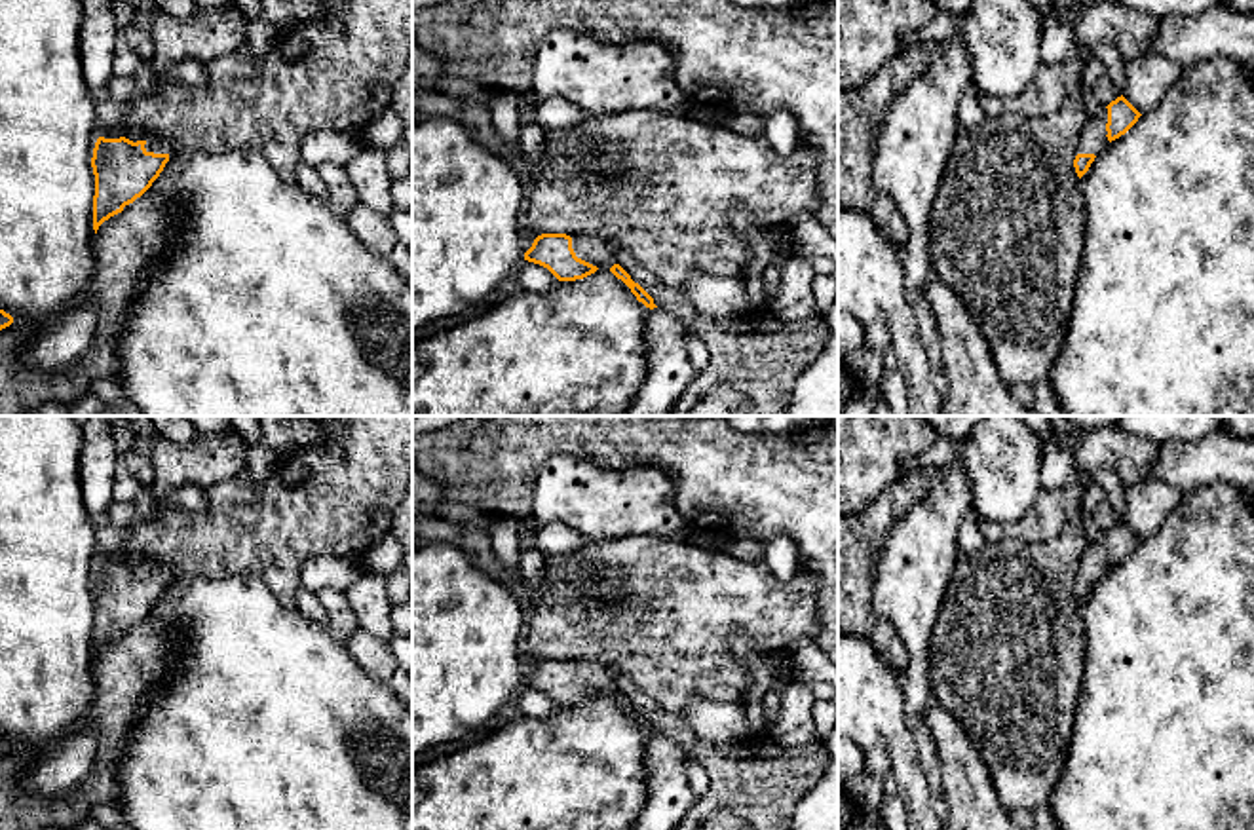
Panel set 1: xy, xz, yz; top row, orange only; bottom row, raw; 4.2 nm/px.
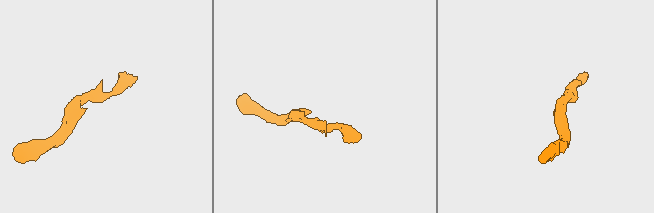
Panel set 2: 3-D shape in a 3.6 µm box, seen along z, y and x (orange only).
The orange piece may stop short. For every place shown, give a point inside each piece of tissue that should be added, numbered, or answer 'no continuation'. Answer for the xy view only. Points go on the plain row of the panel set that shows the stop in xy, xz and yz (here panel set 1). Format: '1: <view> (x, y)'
1: xy (154, 570)

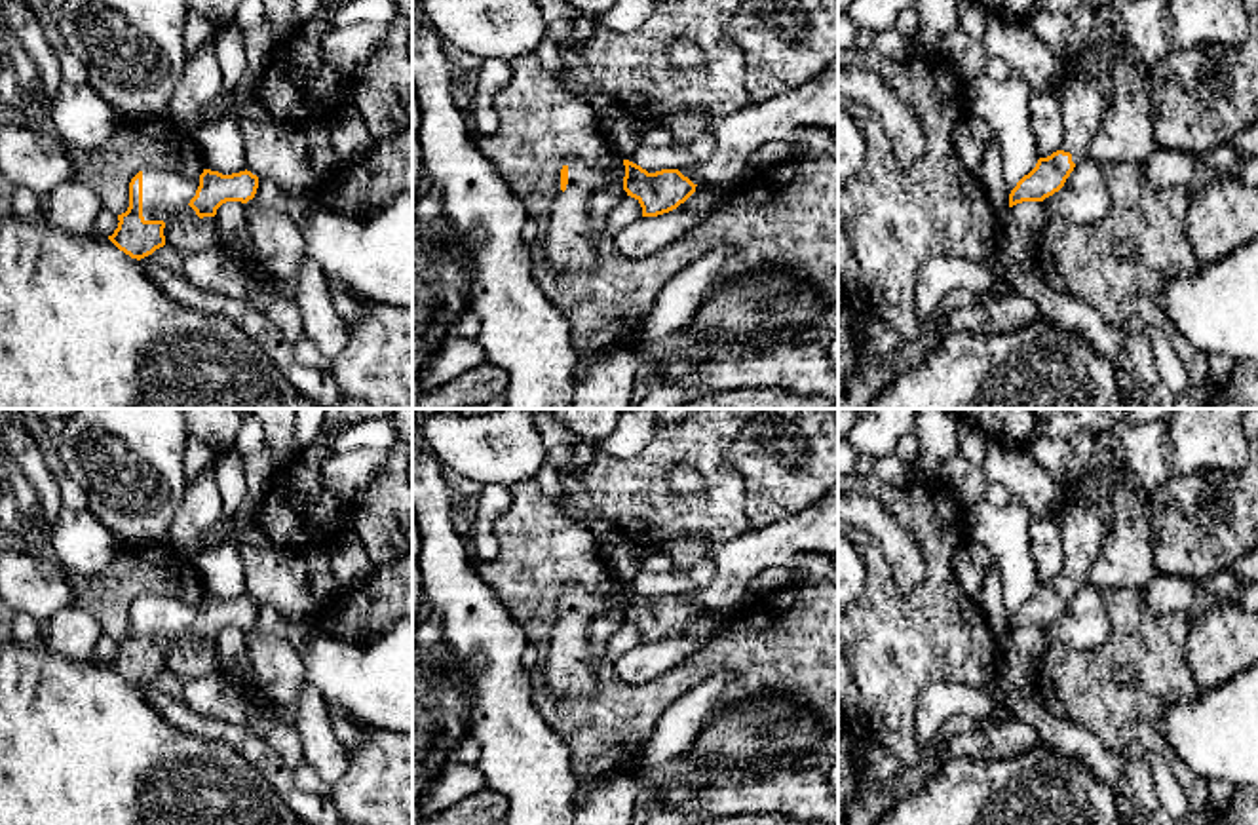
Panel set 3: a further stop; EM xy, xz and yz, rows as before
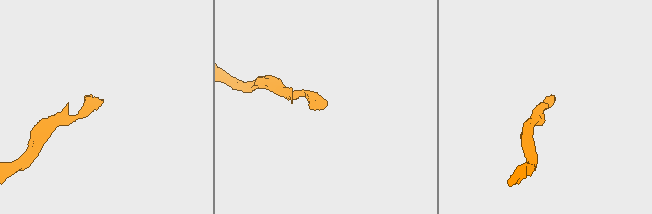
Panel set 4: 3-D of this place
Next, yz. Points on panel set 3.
1: yz (1084, 531)

